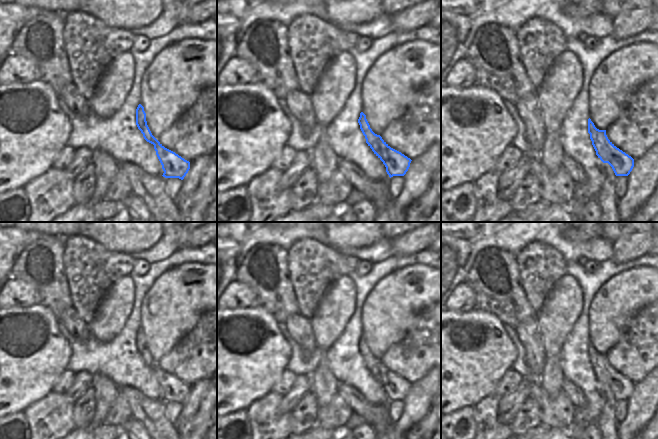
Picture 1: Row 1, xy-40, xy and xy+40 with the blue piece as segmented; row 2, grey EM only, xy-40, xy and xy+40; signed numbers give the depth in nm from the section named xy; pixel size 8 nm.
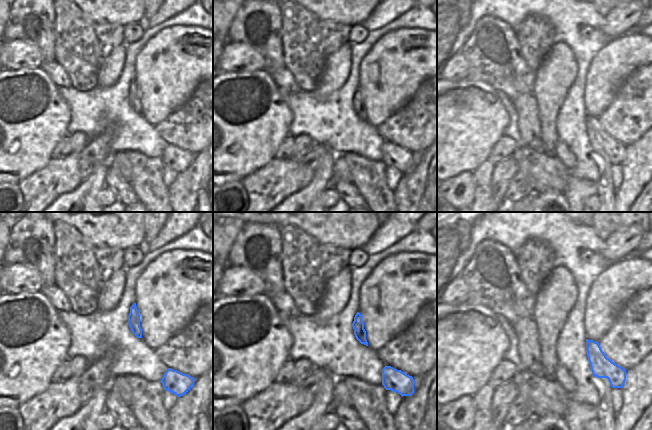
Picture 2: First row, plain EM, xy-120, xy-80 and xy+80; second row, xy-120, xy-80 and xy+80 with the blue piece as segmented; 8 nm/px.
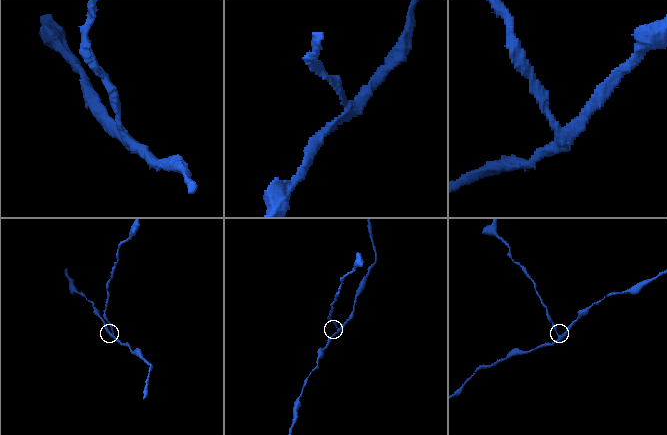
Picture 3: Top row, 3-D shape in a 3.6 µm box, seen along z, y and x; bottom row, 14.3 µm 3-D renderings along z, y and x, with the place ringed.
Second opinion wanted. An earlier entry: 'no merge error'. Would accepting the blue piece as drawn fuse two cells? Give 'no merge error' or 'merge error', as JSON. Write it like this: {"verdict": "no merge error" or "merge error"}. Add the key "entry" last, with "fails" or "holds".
{"verdict": "merge error", "entry": "fails"}

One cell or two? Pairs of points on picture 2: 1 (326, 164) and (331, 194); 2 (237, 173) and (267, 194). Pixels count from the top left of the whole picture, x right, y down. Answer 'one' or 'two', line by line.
1: two
2: two

